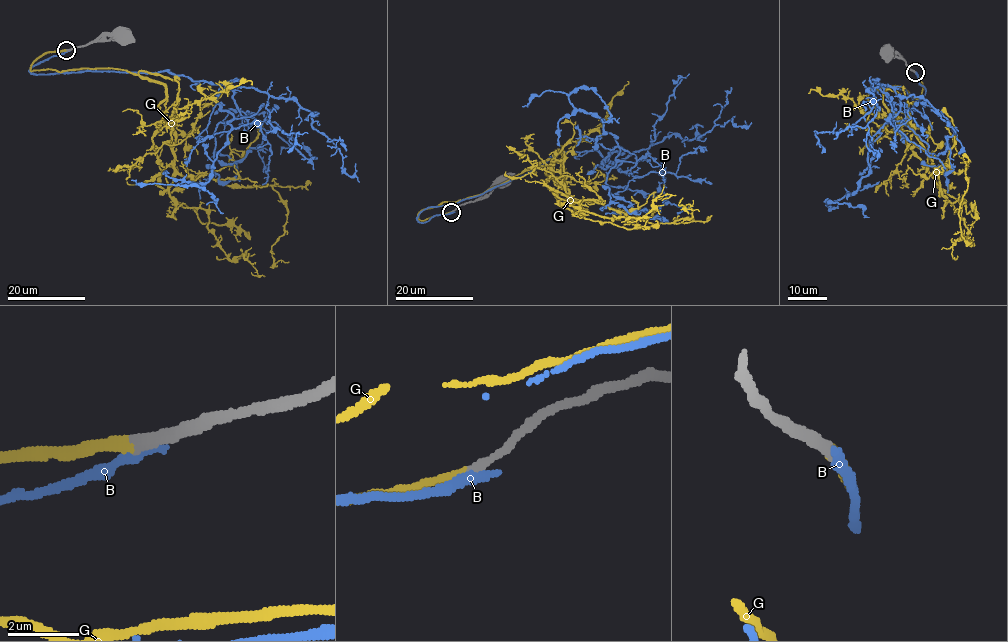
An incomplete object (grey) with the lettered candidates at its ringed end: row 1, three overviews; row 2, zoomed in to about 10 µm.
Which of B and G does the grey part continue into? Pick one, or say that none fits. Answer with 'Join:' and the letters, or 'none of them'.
Join: G

